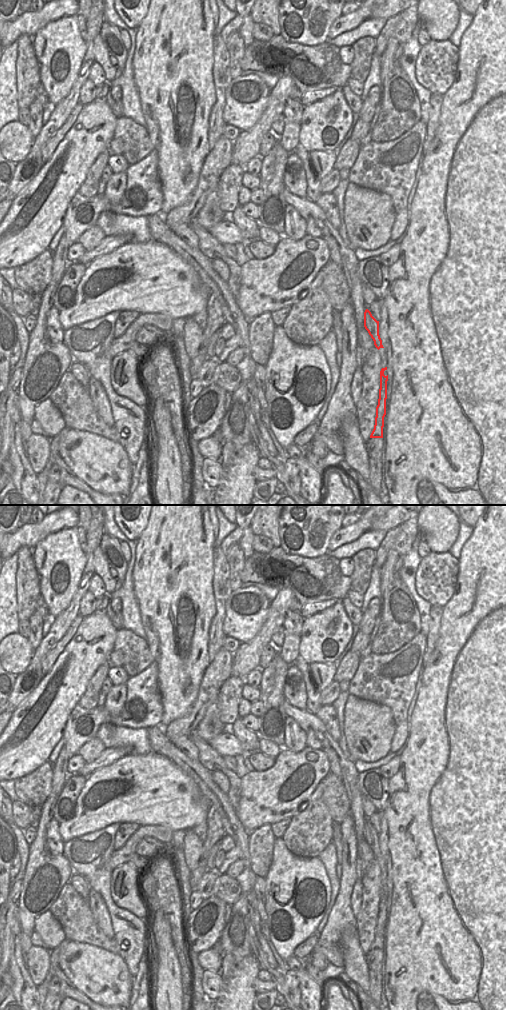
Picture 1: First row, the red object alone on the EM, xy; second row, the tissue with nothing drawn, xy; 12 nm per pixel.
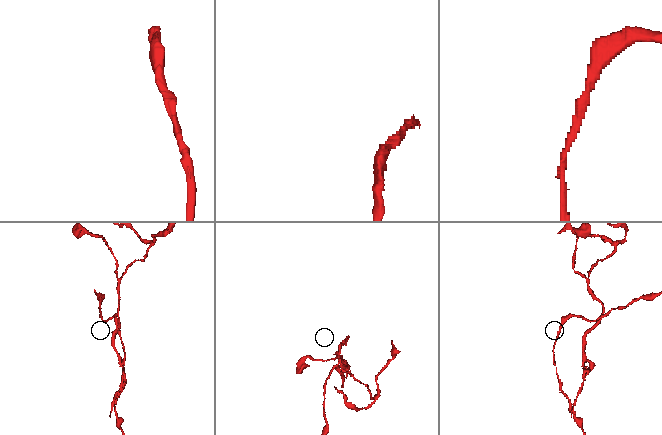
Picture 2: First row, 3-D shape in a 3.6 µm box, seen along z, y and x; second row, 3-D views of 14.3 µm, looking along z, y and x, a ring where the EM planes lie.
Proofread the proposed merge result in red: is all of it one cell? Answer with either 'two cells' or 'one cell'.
two cells

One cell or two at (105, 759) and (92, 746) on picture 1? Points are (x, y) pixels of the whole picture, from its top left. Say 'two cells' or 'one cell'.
two cells

